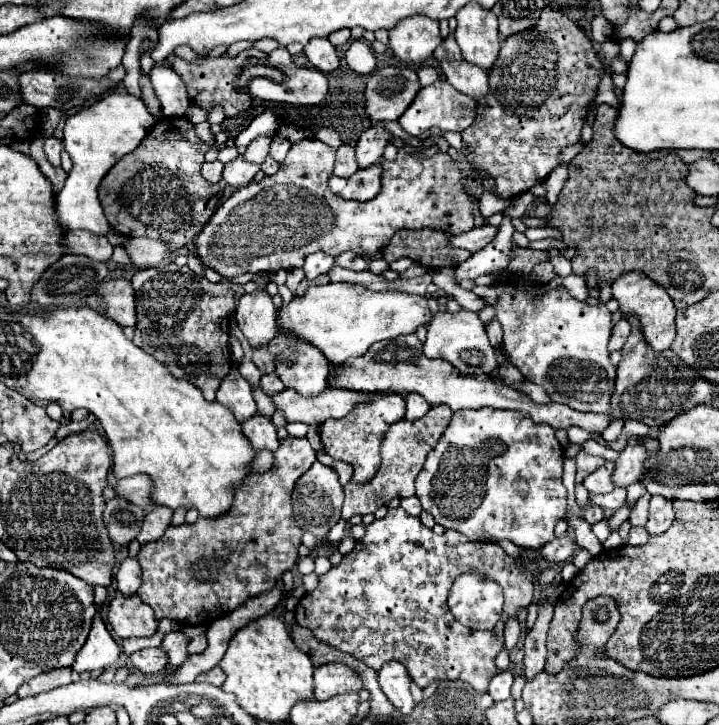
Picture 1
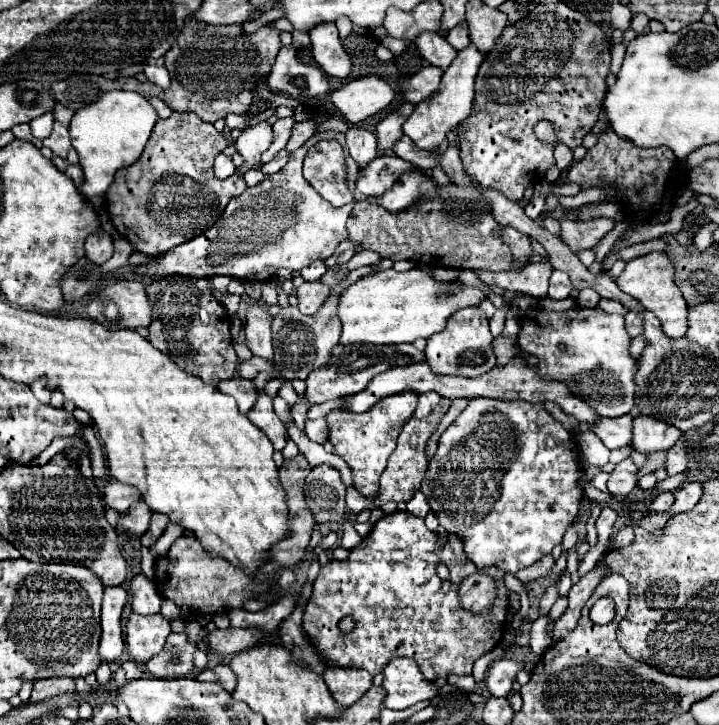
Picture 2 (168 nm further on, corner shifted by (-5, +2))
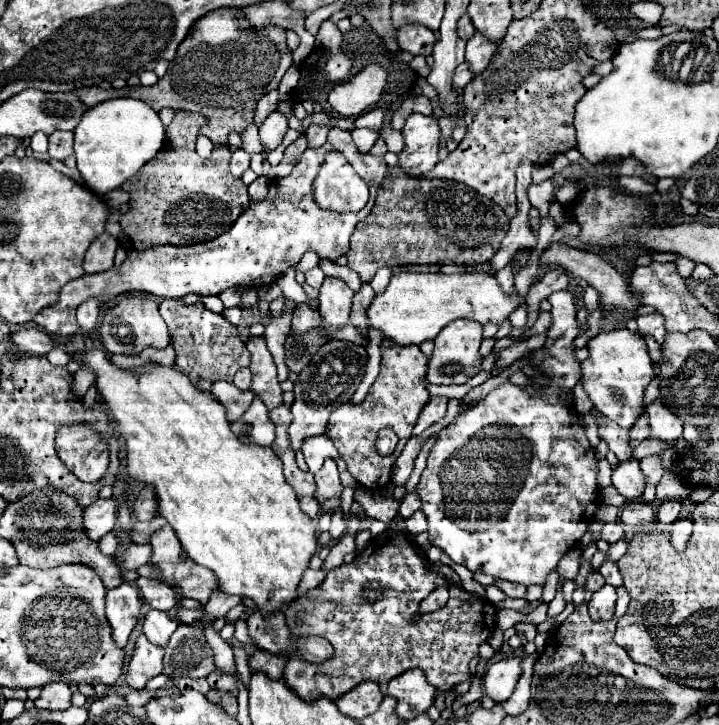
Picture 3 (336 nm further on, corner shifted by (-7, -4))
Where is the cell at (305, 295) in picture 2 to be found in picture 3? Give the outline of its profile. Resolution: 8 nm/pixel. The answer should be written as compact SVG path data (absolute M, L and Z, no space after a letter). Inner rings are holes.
M298 305L294 311L294 319L292 319L292 333L304 333L304 331L312 331L320 327L320 315L318 311L310 309L308 305Z

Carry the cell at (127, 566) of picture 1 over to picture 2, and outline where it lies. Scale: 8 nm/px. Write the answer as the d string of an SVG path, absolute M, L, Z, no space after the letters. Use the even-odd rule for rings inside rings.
M136 575L130 581L130 593L132 593L132 611L140 615L158 613L162 605L162 597L158 595L158 589L146 575Z

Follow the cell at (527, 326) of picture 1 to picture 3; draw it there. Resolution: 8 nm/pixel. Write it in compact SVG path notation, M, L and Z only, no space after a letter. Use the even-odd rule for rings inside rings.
M628 329L600 333L588 343L590 357L582 363L584 391L590 395L594 407L620 427L630 429L644 413L644 389L654 379L654 361L648 355L644 337Z

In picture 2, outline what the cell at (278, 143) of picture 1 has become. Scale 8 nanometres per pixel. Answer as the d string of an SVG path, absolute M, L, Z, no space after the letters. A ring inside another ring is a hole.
M302 121L302 123L296 123L294 125L294 129L292 129L292 137L290 137L290 141L288 141L288 145L286 145L286 151L288 153L292 153L292 151L296 151L298 147L302 147L312 135L316 133L316 123L314 121Z

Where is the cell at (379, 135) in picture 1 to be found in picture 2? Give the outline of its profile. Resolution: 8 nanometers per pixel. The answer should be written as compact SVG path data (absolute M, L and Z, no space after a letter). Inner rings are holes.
M404 103L400 105L400 109L396 109L394 113L386 115L378 127L376 127L376 139L378 139L378 155L384 155L386 149L394 147L394 141L398 141L398 137L402 137L402 125L408 119L408 115L412 113L414 105Z

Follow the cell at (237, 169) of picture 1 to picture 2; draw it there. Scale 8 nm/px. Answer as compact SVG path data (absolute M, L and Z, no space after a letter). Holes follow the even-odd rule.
M258 123L256 127L246 129L238 141L236 149L244 157L246 167L260 167L260 155L270 147L272 143L272 129L268 123Z

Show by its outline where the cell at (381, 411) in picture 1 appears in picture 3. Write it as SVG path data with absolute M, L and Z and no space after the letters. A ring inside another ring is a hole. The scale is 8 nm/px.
M384 339L380 349L382 349L380 373L378 373L374 385L370 387L368 395L364 397L364 401L358 403L358 405L344 403L344 405L336 407L330 413L328 427L326 427L326 433L324 433L334 443L334 447L338 449L338 457L344 459L350 475L362 487L372 489L372 491L378 489L380 485L384 489L390 483L392 465L398 459L398 455L402 453L406 441L410 439L410 433L416 425L416 419L418 419L420 411L430 401L430 393L426 389L428 357L420 351L420 347L418 345L400 347L398 343L392 343L390 339ZM384 427L394 429L394 433L400 439L394 453L388 455L388 457L380 457L376 447L374 447L376 433Z

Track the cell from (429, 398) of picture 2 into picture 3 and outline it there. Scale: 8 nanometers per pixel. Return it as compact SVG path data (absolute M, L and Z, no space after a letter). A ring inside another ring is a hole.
M432 397L428 401L428 405L422 409L422 413L418 417L418 423L416 423L414 431L412 431L412 435L420 435L430 425L440 423L440 419L446 415L446 403L448 403L446 397Z

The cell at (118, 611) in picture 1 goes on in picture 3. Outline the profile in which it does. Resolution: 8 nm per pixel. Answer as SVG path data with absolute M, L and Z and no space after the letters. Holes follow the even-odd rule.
M140 635L136 639L134 655L128 663L126 683L132 689L144 689L152 677L156 677L164 671L162 669L162 655L164 655L164 649L152 645L144 635Z

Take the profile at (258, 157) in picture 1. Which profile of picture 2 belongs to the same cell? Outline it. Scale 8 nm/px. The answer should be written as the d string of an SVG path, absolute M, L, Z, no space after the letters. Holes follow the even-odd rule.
M294 115L290 117L284 117L284 119L278 119L274 125L272 125L272 133L274 133L274 141L270 145L270 149L262 155L262 163L268 163L272 161L272 157L282 151L290 139L290 133L292 133L292 127L294 127Z

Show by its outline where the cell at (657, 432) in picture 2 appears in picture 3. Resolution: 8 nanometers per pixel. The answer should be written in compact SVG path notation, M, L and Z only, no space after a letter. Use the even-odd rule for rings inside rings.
M654 399L648 407L646 413L650 415L650 429L654 437L660 437L664 441L676 441L682 435L682 423L660 403L660 399Z

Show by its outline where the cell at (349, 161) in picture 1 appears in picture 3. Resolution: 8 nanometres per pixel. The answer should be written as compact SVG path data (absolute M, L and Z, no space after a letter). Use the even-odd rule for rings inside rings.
M354 129L352 131L352 139L358 147L360 153L368 153L372 149L372 145L376 143L378 139L378 131L372 131L372 129Z

